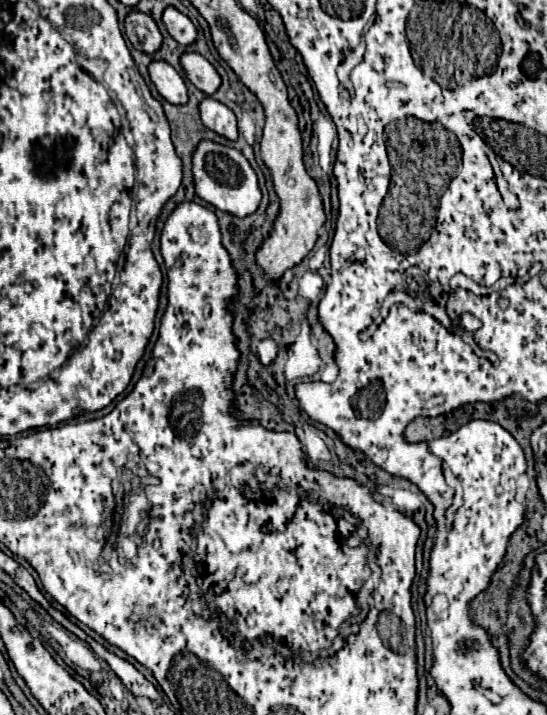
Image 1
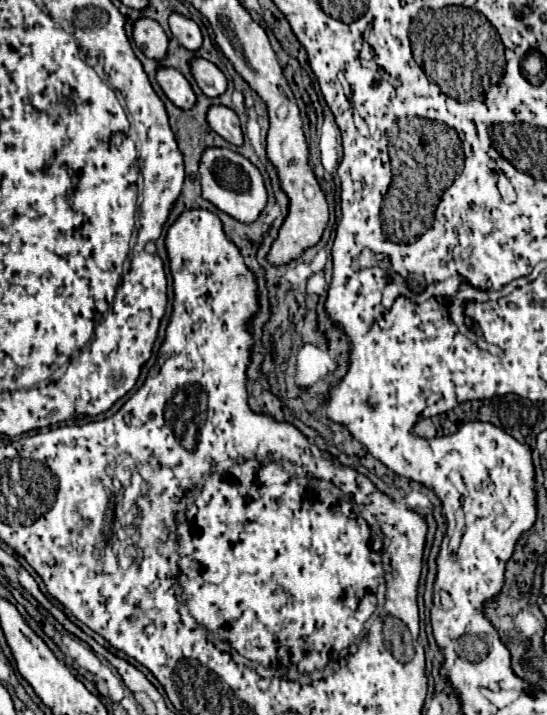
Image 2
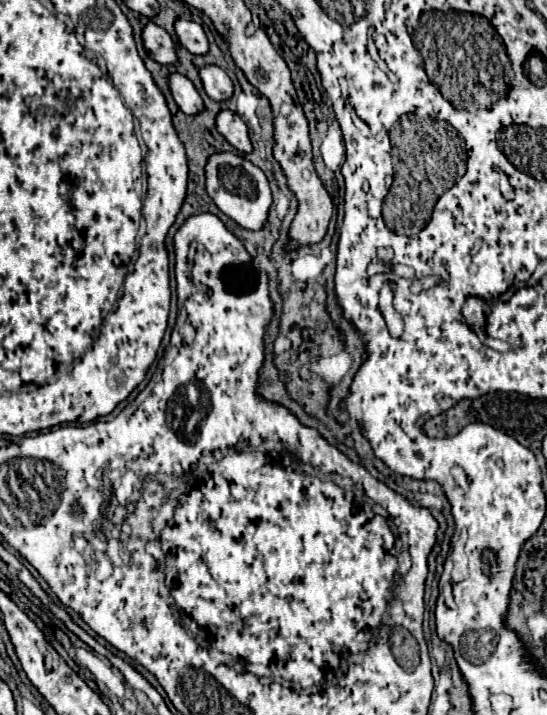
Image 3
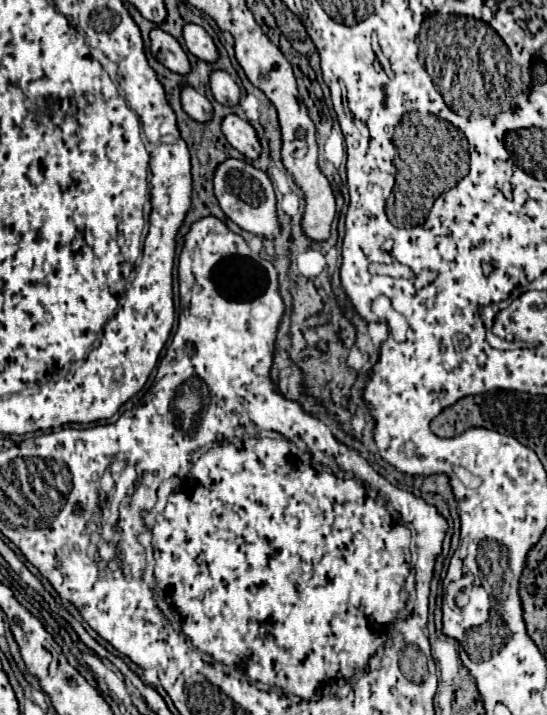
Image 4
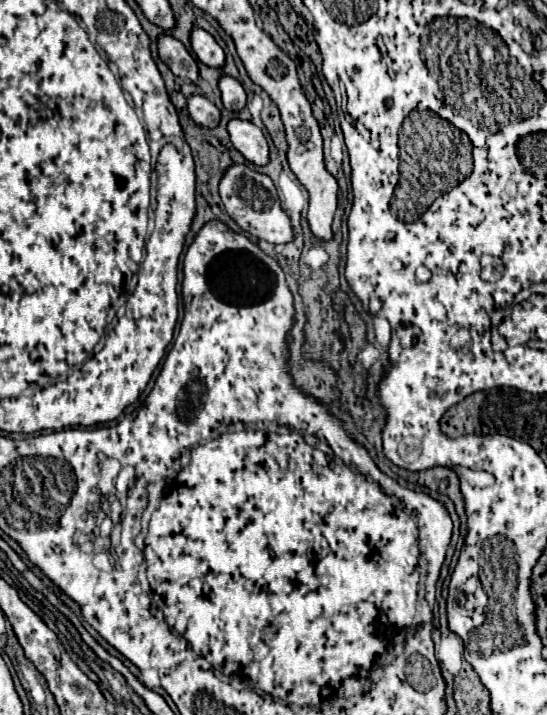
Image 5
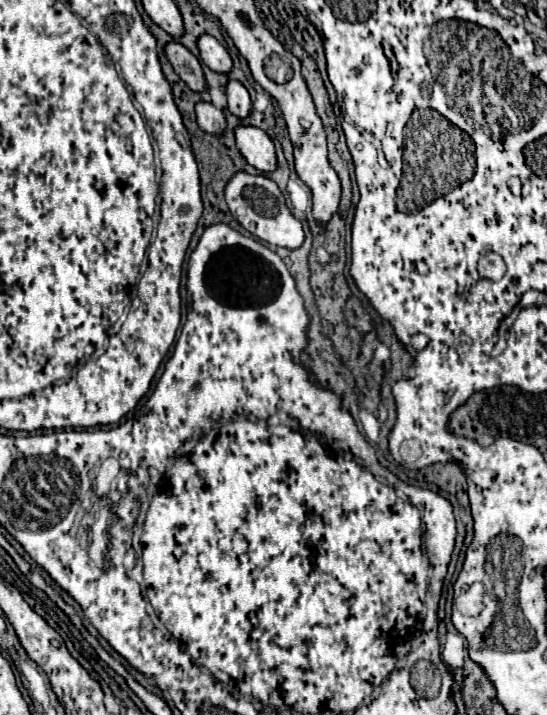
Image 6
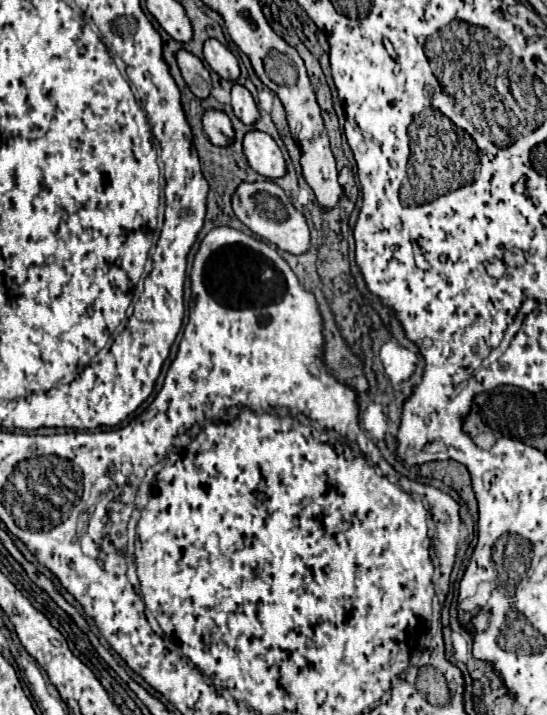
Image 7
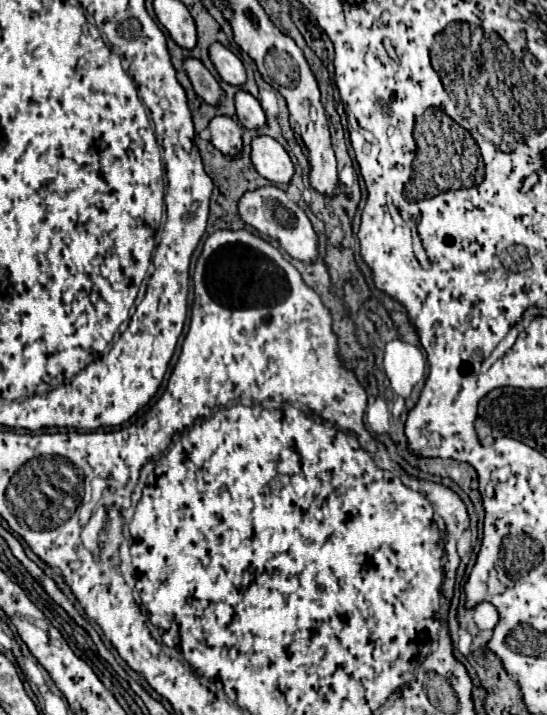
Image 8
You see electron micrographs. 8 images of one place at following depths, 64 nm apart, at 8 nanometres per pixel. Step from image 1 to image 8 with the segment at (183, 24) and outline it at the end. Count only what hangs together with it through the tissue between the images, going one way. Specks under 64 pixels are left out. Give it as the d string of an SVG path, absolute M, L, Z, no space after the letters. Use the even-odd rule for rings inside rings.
M212 44L210 48L210 60L214 62L218 74L222 76L224 82L234 84L234 86L244 86L246 82L246 68L240 62L236 54L232 54L228 48L222 44Z

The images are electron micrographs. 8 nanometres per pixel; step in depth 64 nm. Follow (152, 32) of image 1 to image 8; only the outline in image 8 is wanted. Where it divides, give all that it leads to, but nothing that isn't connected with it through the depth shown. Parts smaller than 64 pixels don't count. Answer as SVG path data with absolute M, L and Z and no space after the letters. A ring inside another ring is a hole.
M186 58L184 68L188 72L188 78L190 78L196 94L200 98L204 98L208 104L218 106L218 102L222 98L222 88L218 84L218 80L204 68L204 64L196 58Z

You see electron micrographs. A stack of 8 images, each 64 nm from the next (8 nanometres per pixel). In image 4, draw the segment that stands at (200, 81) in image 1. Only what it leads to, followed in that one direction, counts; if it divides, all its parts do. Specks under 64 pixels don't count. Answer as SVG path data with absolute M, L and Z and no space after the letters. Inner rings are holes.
M214 70L210 76L210 88L214 92L214 98L224 104L224 106L238 106L240 104L240 86L234 82L234 78L228 72L222 70ZM216 74L216 78L214 78Z

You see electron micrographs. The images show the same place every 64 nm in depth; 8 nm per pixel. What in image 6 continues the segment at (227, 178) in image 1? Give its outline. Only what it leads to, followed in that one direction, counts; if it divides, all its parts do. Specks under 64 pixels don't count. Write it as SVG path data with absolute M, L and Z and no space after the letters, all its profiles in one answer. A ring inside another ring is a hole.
M238 172L226 184L226 202L230 206L232 216L252 236L258 236L260 240L264 240L268 244L282 246L282 248L288 248L288 250L298 250L304 244L302 222L292 216L292 212L286 206L286 198L284 198L282 190L268 176L250 176L246 172Z

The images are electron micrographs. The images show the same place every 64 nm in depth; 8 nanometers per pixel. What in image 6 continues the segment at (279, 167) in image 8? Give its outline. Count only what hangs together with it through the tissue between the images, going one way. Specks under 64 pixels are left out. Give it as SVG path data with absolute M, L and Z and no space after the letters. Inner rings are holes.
M238 126L236 128L236 146L240 154L246 158L250 166L268 174L278 168L276 148L270 136L254 126Z

